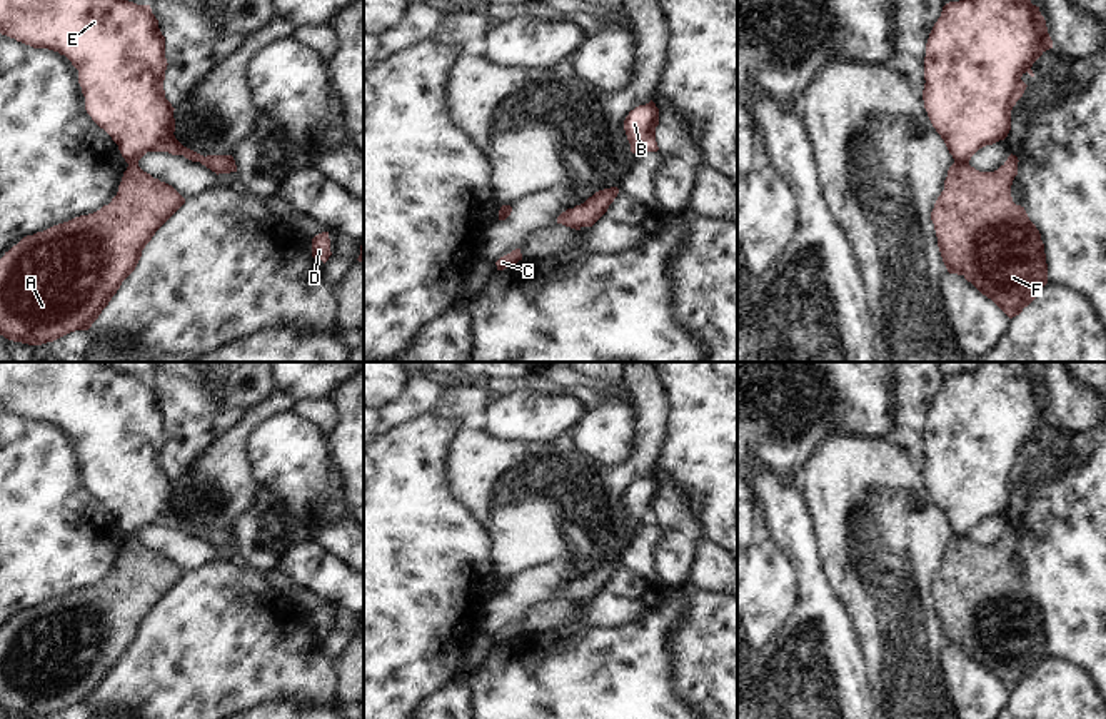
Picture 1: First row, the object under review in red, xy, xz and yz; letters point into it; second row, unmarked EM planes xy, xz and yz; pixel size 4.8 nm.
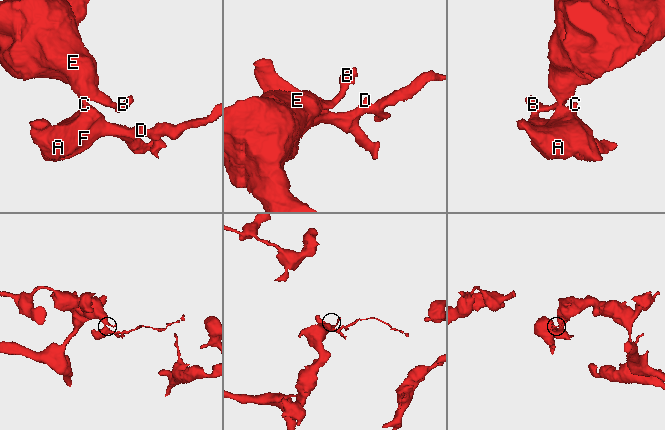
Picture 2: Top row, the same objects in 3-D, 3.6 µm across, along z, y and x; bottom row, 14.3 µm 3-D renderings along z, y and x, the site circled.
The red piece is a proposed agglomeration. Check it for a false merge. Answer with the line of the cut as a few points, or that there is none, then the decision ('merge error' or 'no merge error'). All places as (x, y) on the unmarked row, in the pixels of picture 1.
cut yz (955, 534), (968, 539); merge error

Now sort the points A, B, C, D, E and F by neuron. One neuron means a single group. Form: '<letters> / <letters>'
A C D F / B E

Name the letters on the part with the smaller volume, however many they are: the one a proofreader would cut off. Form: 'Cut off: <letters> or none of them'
Cut off: A, C, D, F

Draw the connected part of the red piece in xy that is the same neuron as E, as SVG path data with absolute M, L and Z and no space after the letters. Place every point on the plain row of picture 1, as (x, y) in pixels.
M0 362L0 407L33 422L48 422L65 429L78 444L78 457L85 470L85 484L103 502L127 537L138 535L147 525L168 525L200 535L212 546L237 546L232 529L200 529L183 520L173 509L173 480L165 472L167 444L165 410L150 379L137 379L108 367L105 362Z

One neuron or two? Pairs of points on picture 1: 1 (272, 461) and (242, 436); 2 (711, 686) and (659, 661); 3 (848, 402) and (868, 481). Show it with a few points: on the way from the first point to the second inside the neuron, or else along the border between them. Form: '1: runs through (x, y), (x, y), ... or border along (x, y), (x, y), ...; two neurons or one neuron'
1: border along (277, 414), (252, 439), (257, 481); two neurons
2: border along (673, 631), (676, 686), (678, 694), (684, 701); two neurons
3: border along (819, 446), (851, 437), (896, 451); two neurons

